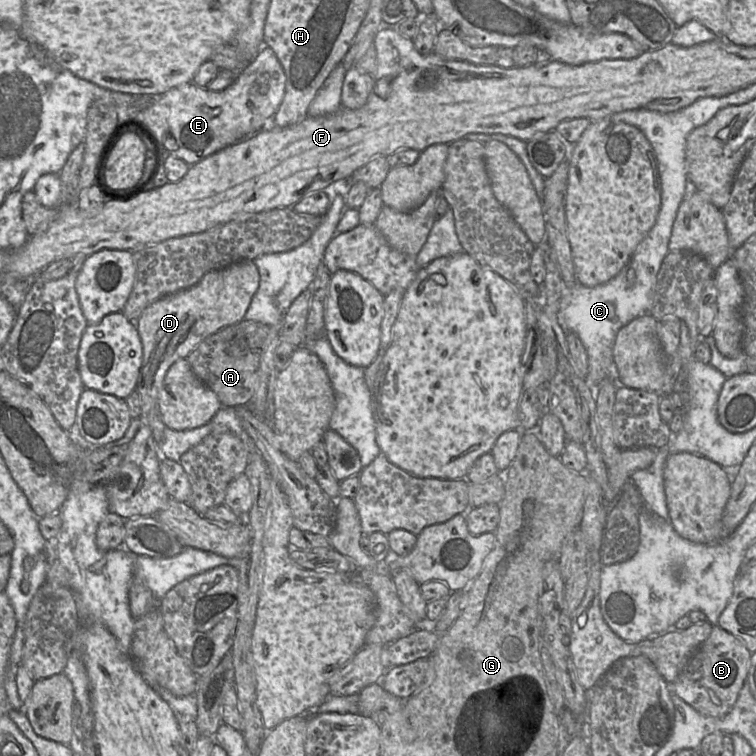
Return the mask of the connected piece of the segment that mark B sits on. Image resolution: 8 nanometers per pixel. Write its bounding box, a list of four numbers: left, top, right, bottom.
[671,625,752,718]

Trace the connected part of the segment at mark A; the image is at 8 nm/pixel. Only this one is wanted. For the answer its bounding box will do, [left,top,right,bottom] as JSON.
[187,319,270,406]

